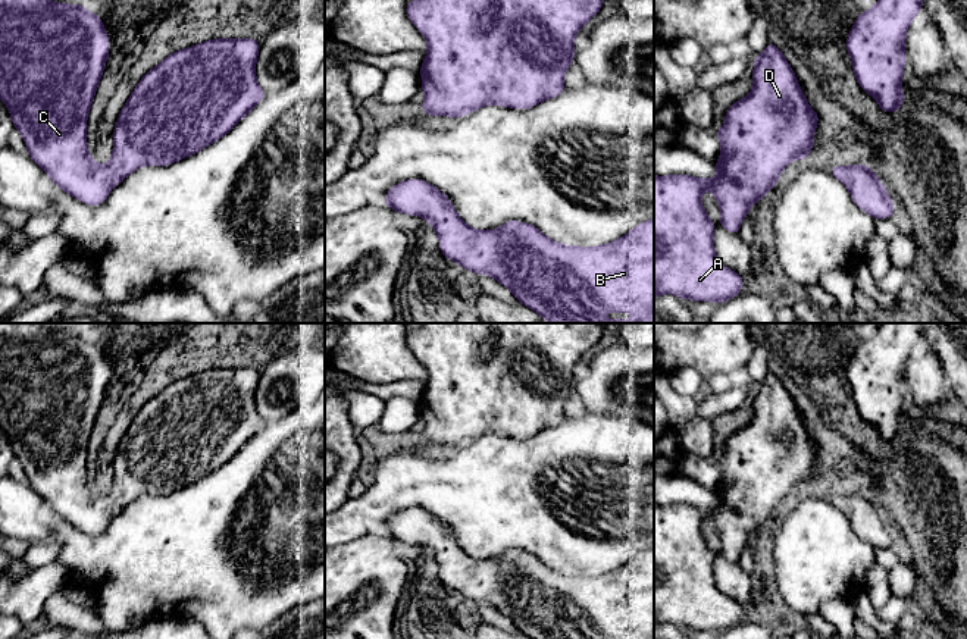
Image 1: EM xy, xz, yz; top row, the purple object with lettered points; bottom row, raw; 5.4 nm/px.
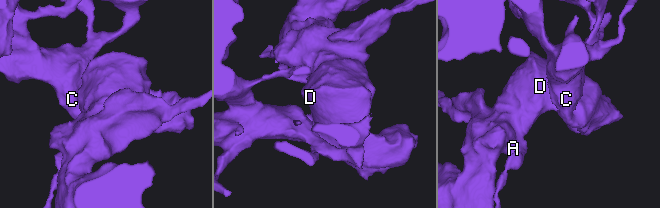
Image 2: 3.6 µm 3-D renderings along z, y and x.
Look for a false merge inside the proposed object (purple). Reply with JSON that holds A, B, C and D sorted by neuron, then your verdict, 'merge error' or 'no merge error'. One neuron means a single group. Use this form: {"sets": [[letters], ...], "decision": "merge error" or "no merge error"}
{"sets": [["A", "B", "C", "D"]], "decision": "no merge error"}

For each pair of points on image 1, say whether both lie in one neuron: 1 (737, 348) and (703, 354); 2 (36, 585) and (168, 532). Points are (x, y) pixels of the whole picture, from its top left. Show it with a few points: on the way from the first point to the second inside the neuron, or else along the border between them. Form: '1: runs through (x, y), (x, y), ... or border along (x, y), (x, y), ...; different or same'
1: runs through (728, 348), (712, 350); same
2: border along (55, 560), (66, 569), (71, 580); different

